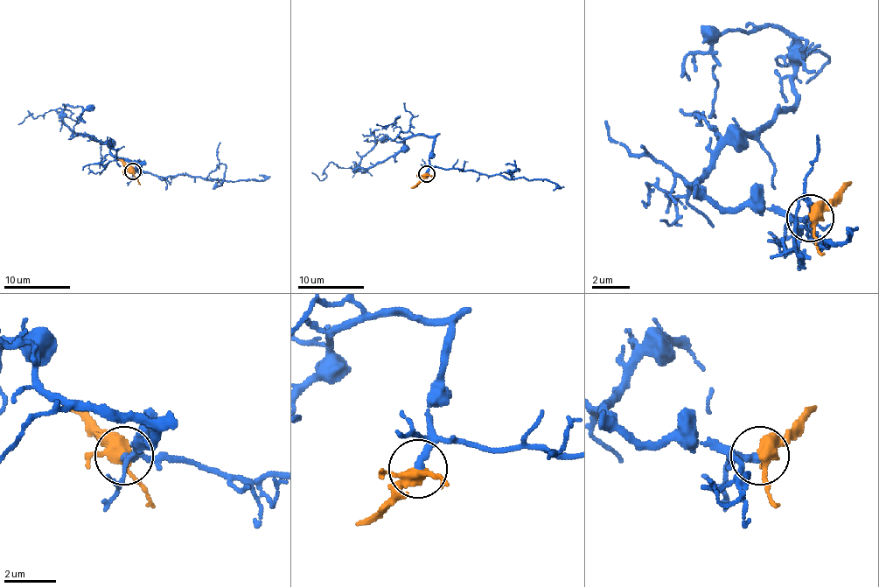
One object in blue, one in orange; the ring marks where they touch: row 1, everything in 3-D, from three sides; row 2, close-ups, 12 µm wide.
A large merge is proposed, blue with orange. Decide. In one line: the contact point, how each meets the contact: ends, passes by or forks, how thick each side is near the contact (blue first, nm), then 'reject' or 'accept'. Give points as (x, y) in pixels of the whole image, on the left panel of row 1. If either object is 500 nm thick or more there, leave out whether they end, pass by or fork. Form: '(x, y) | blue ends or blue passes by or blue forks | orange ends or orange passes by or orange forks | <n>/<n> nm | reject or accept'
(132, 171) | blue ends | orange forks | 280/400 nm | accept

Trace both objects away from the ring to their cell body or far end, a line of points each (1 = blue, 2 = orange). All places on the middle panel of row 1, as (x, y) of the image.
1: (427, 173), (433, 142), (429, 136), (410, 136), (397, 152), (366, 168), (331, 162), (321, 180), (311, 171)
2: (427, 173), (410, 188)

